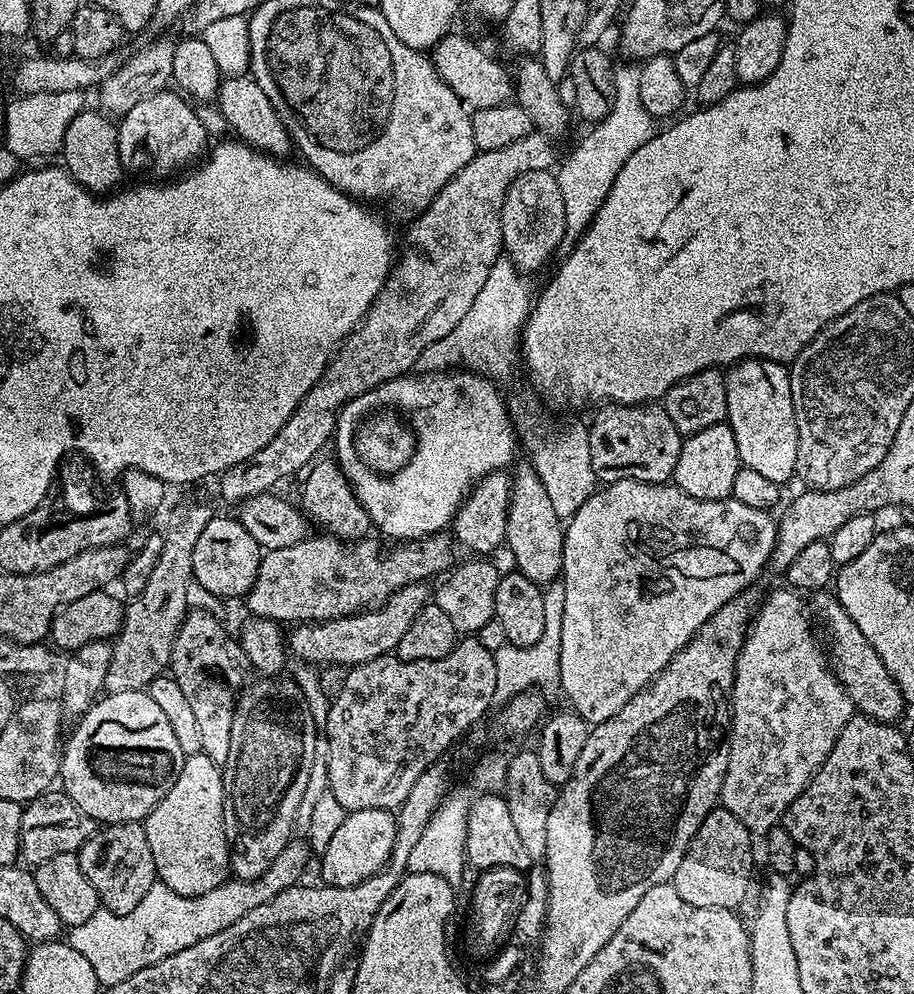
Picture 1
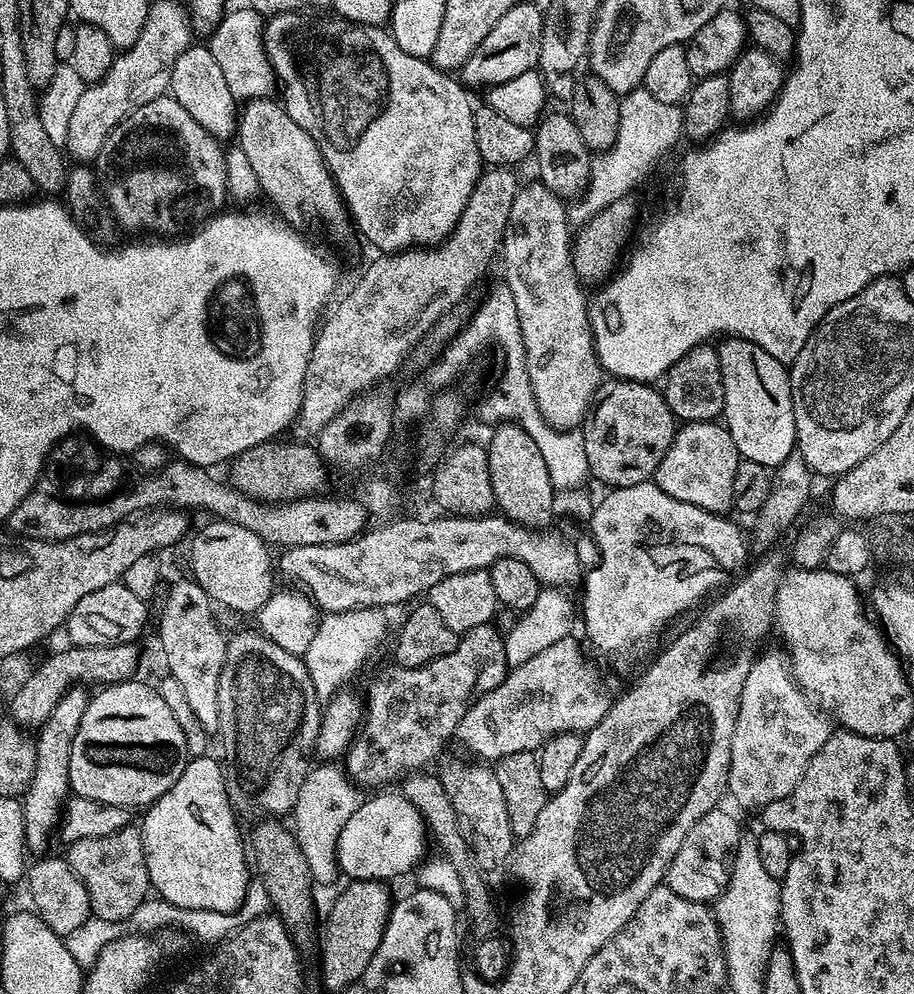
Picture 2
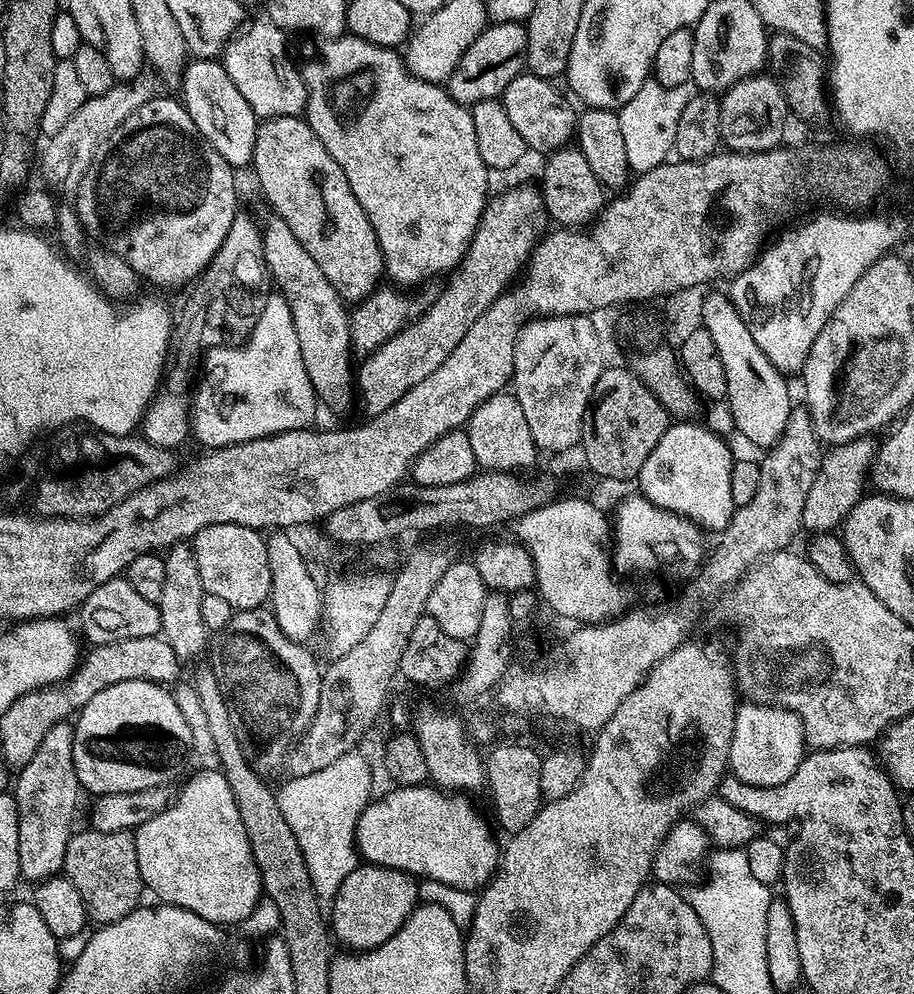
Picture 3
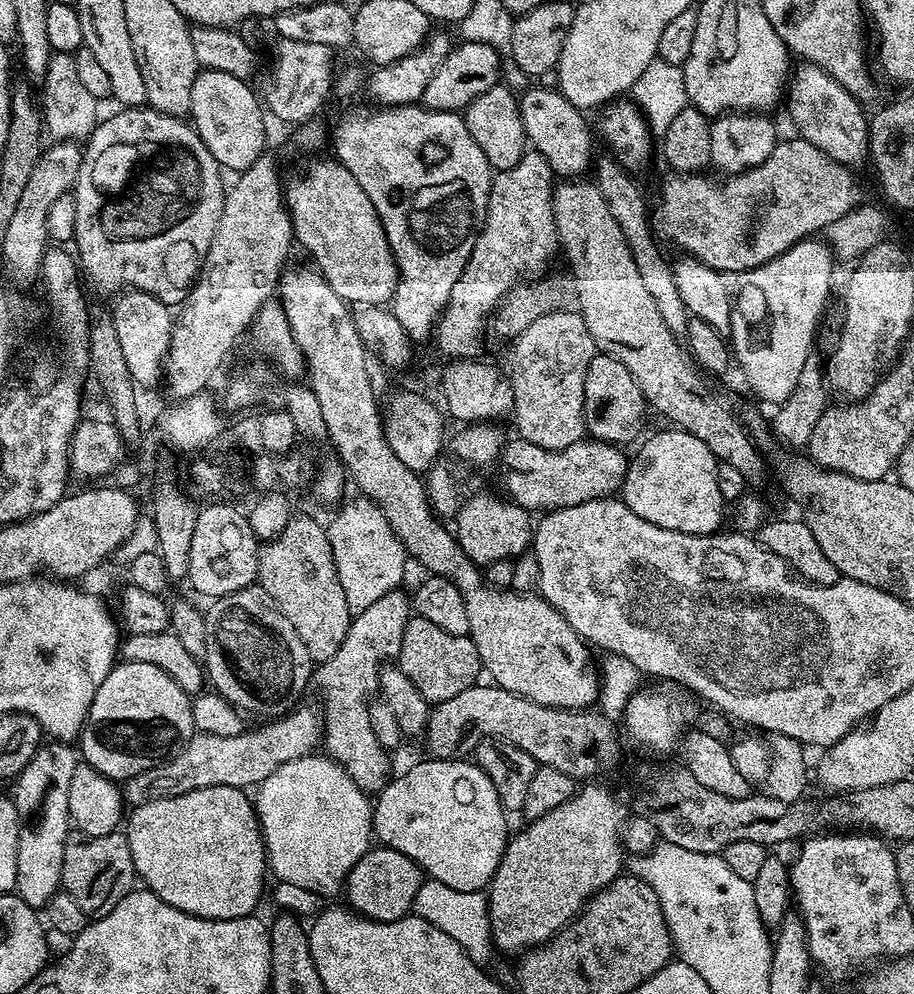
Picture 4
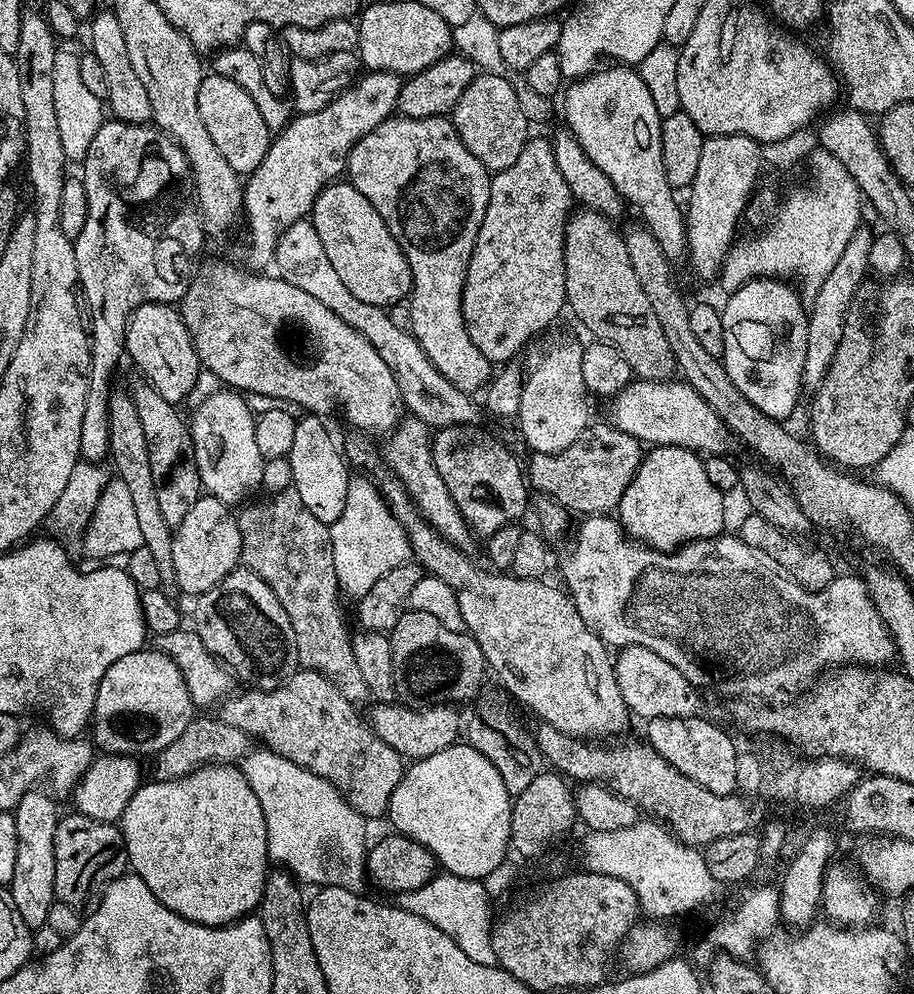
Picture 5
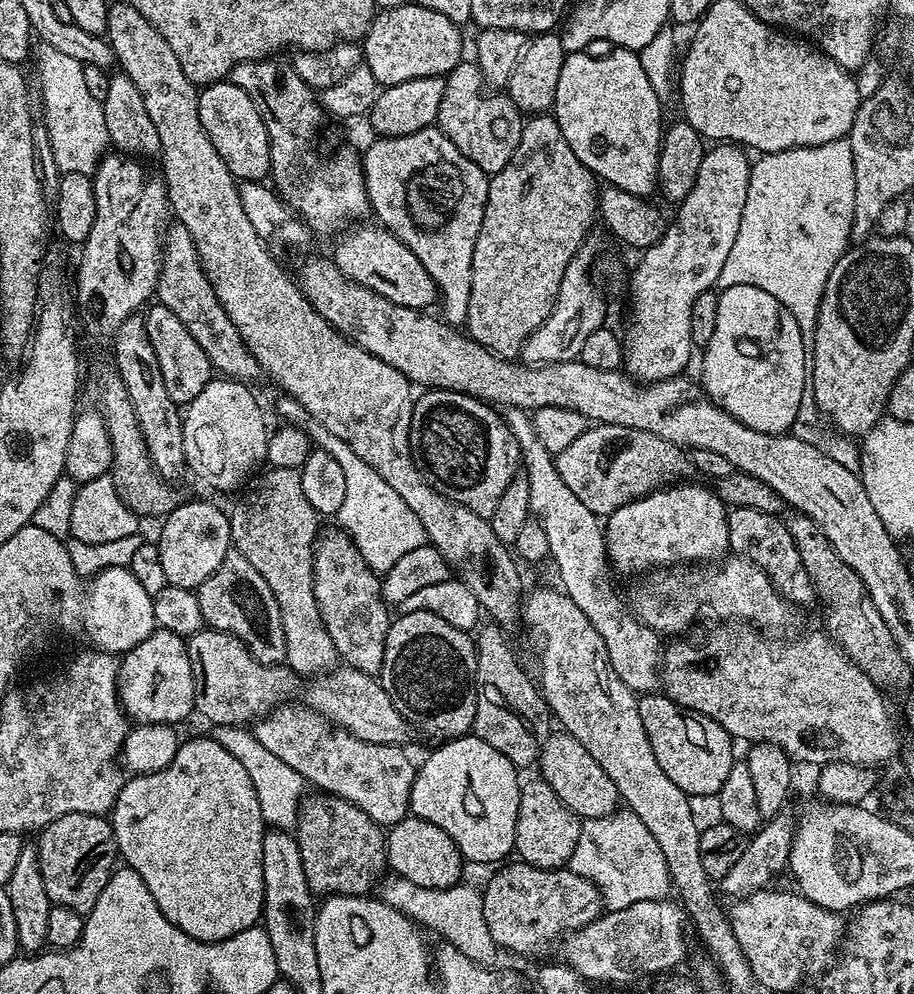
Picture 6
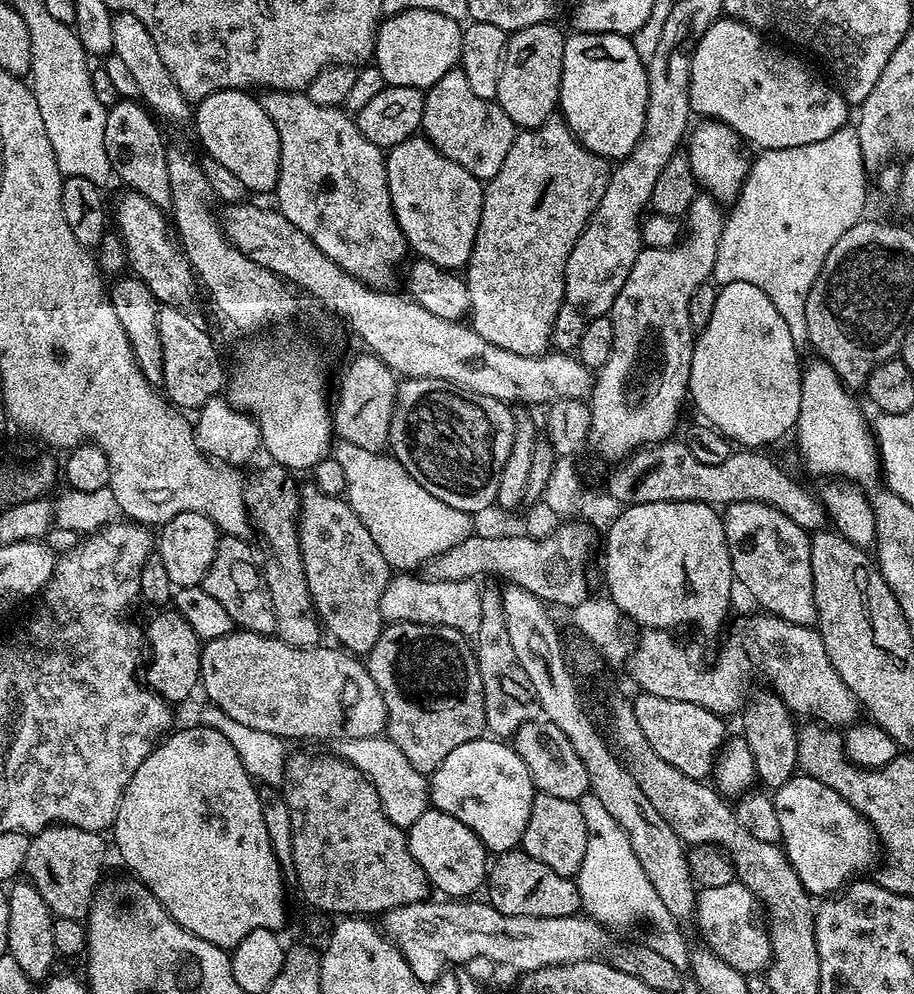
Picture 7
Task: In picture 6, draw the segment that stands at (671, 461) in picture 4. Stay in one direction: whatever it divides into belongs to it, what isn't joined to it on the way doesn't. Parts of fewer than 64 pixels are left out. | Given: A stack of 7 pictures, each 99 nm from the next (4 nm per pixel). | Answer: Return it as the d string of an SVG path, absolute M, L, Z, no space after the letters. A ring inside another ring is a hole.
M677 482L667 488L659 488L649 496L614 510L607 517L604 543L608 545L612 568L644 574L657 566L712 562L729 551L729 509L711 487L688 483L692 482Z

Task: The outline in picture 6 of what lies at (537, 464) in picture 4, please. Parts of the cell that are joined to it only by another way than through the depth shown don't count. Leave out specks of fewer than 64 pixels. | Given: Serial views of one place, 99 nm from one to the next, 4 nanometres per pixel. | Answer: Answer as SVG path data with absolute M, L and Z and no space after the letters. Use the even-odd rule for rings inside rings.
M593 423L566 450L555 453L556 469L562 476L562 482L592 511L601 518L612 515L614 510L626 506L643 496L657 492L659 488L667 488L693 475L694 469L689 453L674 442L666 442L666 438L658 438L658 434L650 434L650 430L634 430L630 426L617 424Z

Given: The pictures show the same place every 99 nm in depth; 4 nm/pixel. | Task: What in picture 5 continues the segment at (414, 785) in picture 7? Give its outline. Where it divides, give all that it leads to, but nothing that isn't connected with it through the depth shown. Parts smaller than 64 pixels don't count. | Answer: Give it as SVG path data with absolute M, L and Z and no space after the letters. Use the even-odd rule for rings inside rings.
M298 670L272 692L244 690L241 696L229 694L218 705L218 719L234 730L242 730L253 741L259 742L265 749L272 751L298 766L308 768L316 775L332 783L350 804L365 818L383 817L388 810L390 794L404 776L405 761L393 748L386 746L382 738L373 730L371 723L359 716L357 705L352 704L320 672Z

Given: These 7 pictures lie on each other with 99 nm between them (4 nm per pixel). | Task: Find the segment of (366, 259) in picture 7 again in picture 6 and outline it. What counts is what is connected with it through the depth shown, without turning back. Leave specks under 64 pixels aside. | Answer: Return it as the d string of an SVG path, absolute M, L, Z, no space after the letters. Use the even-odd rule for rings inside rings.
M269 58L238 62L230 77L230 83L238 86L238 90L250 94L250 102L254 102L254 106L258 106L258 114L262 114L262 122L266 126L272 151L271 183L278 189L283 201L302 217L313 233L332 232L335 228L343 229L349 222L363 221L367 217L364 215L372 212L372 204L368 200L361 157L357 153L355 156L350 149L344 148L341 152L326 157L325 160L316 160L315 154L312 153L312 143L320 132L320 123L326 120L326 113L320 107L317 93L313 88L306 82L302 82L302 78L298 78L296 72L291 70L280 72L279 66L274 61L275 59Z

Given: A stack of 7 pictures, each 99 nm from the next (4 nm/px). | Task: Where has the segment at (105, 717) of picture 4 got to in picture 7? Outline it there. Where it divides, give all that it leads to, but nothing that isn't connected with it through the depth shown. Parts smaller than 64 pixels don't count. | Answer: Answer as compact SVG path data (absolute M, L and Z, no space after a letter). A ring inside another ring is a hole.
M160 610L148 624L148 648L152 657L148 660L147 687L160 695L163 700L175 702L184 700L192 691L197 691L200 682L200 649L202 641L190 624L175 610Z

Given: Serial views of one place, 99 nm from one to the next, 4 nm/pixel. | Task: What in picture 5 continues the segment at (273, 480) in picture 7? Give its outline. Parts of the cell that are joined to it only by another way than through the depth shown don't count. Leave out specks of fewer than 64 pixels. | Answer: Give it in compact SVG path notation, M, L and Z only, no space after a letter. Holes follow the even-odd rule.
M285 488L284 491L275 493L271 498L264 498L261 504L249 503L247 506L241 507L238 512L240 522L240 533L242 534L242 564L243 567L249 568L254 574L258 574L258 578L262 578L262 582L266 582L266 586L270 586L270 590L274 590L274 598L278 598L278 602L282 602L282 610L286 610L286 618L290 618L290 626L294 626L294 646L298 650L298 658L300 659L300 668L310 672L320 672L330 682L334 682L334 686L338 686L338 690L345 696L348 701L357 706L363 705L363 700L369 699L368 687L366 681L362 679L362 673L358 671L358 662L354 662L354 650L352 649L352 636L348 632L348 624L344 621L344 612L340 609L340 600L342 601L342 593L340 591L340 583L336 577L334 570L334 550L330 542L330 534L328 533L329 525L318 522L318 518L314 518L314 514L310 514L310 510L306 510L306 505L302 503L302 498L298 498L295 488Z

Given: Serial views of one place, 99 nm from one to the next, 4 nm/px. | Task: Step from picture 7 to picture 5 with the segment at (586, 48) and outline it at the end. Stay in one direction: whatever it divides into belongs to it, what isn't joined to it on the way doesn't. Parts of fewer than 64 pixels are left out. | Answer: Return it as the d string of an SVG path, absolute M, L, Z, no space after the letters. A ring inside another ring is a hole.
M628 66L601 67L588 75L576 78L567 85L564 96L564 120L567 131L578 138L578 146L586 150L590 162L614 182L618 194L629 205L640 210L643 227L649 228L658 238L658 246L662 246L662 254L670 262L683 259L688 245L688 226L682 204L676 201L677 193L670 186L666 178L666 166L662 166L662 130L660 121L662 117L654 106L654 98L650 98L650 90L646 90L646 82L642 82L639 71Z

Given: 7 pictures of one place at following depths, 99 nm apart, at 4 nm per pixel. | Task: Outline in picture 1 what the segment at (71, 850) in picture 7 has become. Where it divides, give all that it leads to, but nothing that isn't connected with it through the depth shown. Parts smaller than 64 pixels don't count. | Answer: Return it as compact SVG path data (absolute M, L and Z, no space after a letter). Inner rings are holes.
M143 823L103 825L81 846L78 855L82 874L86 874L86 878L90 878L90 886L98 890L103 911L119 916L130 914L130 910L134 910L134 906L146 898L146 890L158 883L154 854L150 854L150 842L146 842Z

